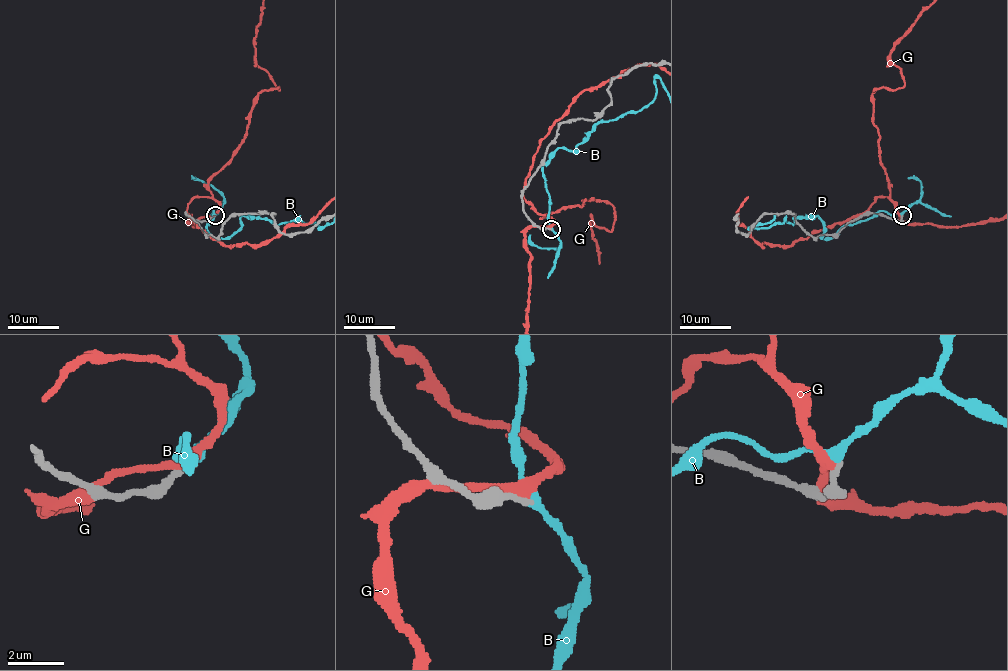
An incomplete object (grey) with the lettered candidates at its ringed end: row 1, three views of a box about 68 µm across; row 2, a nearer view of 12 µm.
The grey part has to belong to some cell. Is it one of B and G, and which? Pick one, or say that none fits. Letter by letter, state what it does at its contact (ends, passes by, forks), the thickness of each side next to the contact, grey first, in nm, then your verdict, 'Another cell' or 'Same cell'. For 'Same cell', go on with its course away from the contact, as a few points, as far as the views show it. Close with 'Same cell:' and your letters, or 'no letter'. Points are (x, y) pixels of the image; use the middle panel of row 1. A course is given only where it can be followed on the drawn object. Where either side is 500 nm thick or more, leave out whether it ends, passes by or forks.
B: It passes by. Thickness 200 nm (grey) against 300 nm. Another cell
G: It passes by. Thickness 220 nm (grey) against 320 nm. Another cell
Same cell: no letter

